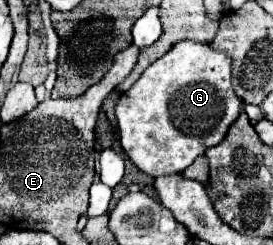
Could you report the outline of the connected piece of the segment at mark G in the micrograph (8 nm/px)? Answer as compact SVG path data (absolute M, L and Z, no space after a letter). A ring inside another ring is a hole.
M183 41L151 63L135 85L121 93L115 115L119 141L127 157L147 175L185 171L209 147L223 141L243 103L231 87L231 59L211 45Z

